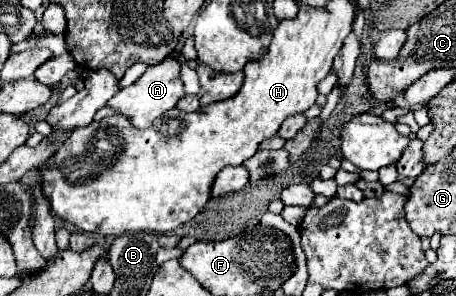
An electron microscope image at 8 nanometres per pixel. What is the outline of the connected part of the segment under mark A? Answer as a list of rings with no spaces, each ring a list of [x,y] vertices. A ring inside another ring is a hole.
[[[171,53],[161,63],[153,65],[153,67],[147,67],[147,71],[131,87],[121,89],[107,105],[117,109],[121,115],[129,117],[135,127],[145,129],[145,127],[153,125],[153,121],[157,117],[161,117],[165,111],[173,109],[185,95],[187,93],[185,93],[183,81],[181,81],[181,63],[177,61],[177,55]]]

